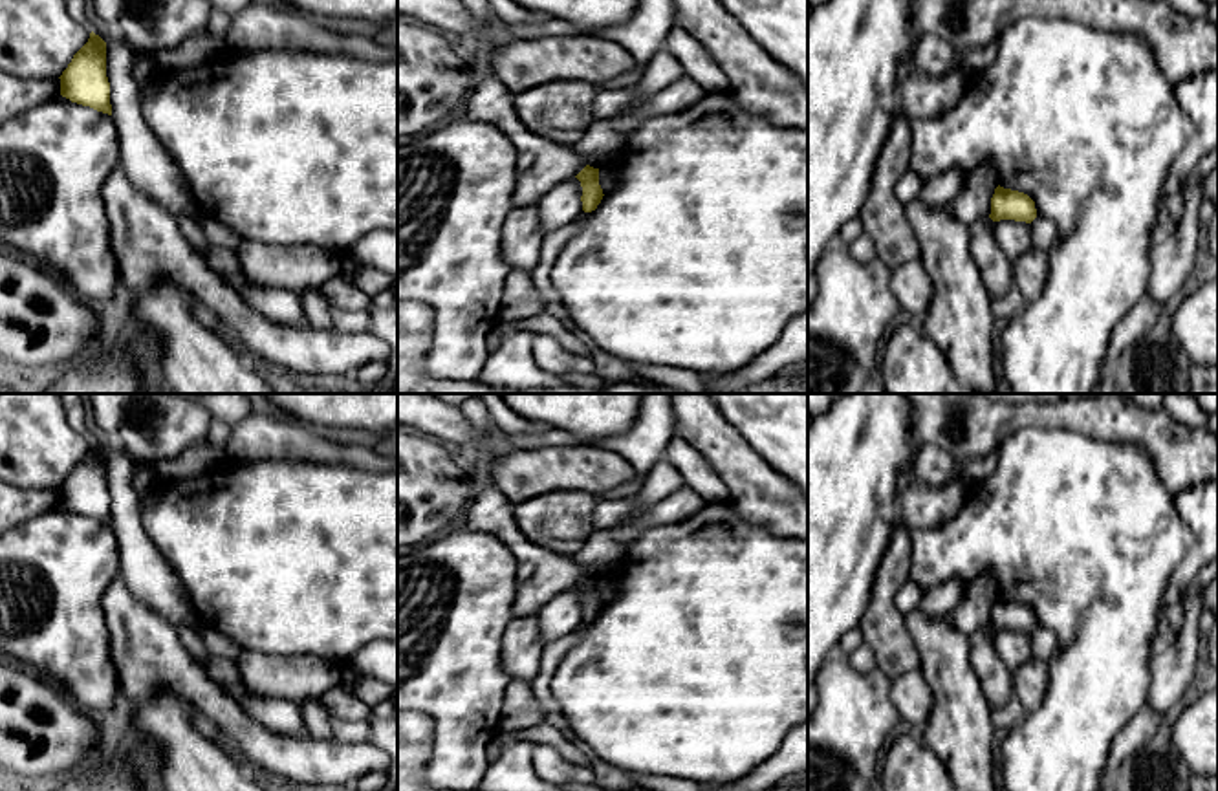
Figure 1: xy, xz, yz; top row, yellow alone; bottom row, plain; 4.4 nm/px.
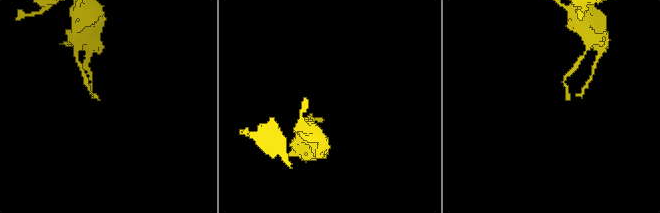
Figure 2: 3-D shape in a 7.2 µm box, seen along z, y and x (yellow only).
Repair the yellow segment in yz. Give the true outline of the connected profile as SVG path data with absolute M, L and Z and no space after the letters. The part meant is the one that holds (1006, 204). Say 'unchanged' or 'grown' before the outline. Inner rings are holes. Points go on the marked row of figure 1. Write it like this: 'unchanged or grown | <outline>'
unchanged | M996 187L991 198L991 214L993 222L1015 220L1031 223L1037 218L1035 201L1018 190Z

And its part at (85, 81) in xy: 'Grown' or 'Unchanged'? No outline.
Unchanged

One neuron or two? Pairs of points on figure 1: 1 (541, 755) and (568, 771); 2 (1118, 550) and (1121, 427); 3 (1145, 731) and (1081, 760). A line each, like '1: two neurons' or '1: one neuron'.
1: one neuron
2: two neurons
3: two neurons

